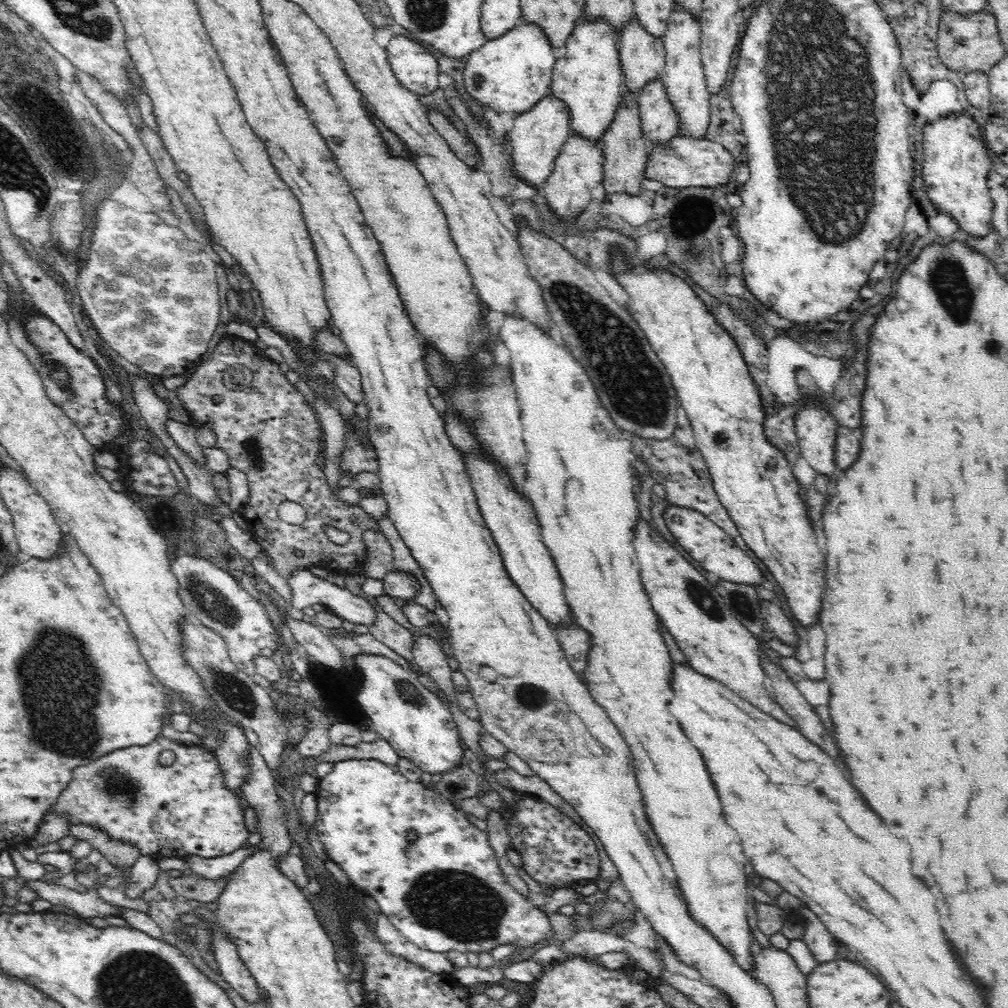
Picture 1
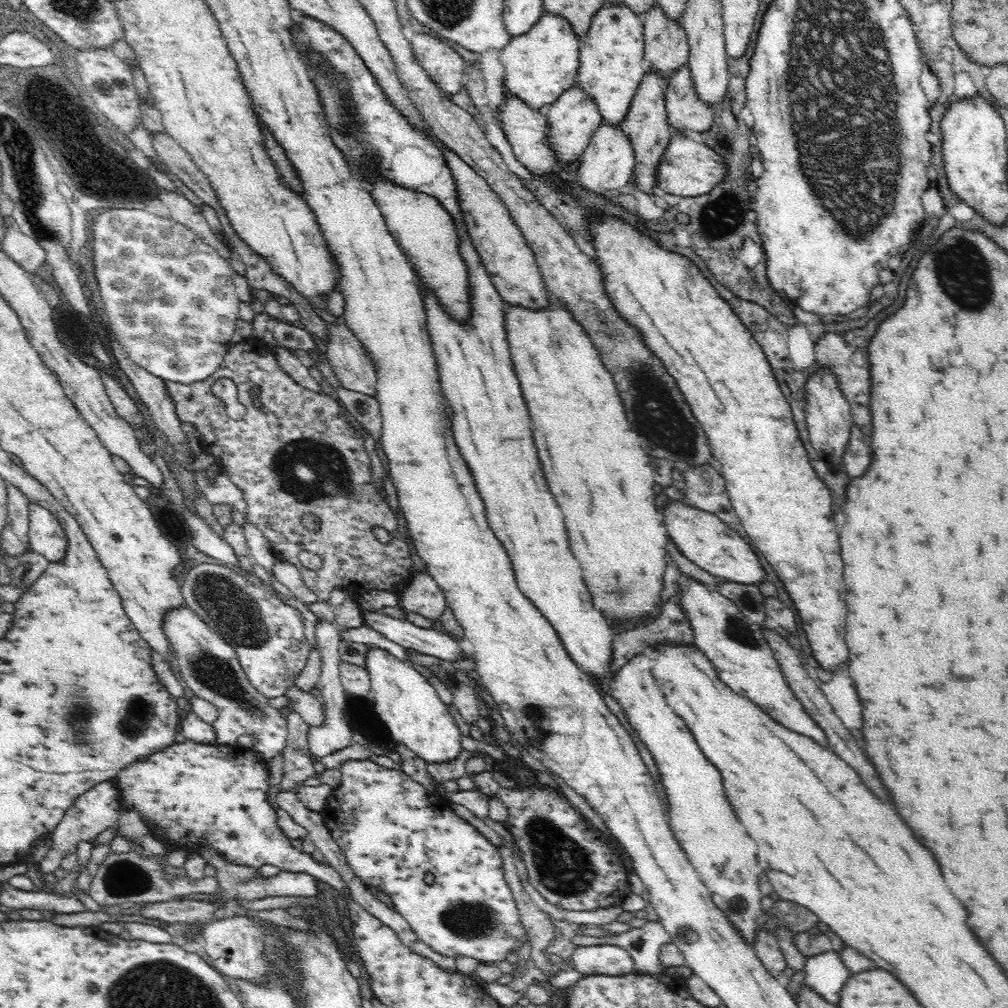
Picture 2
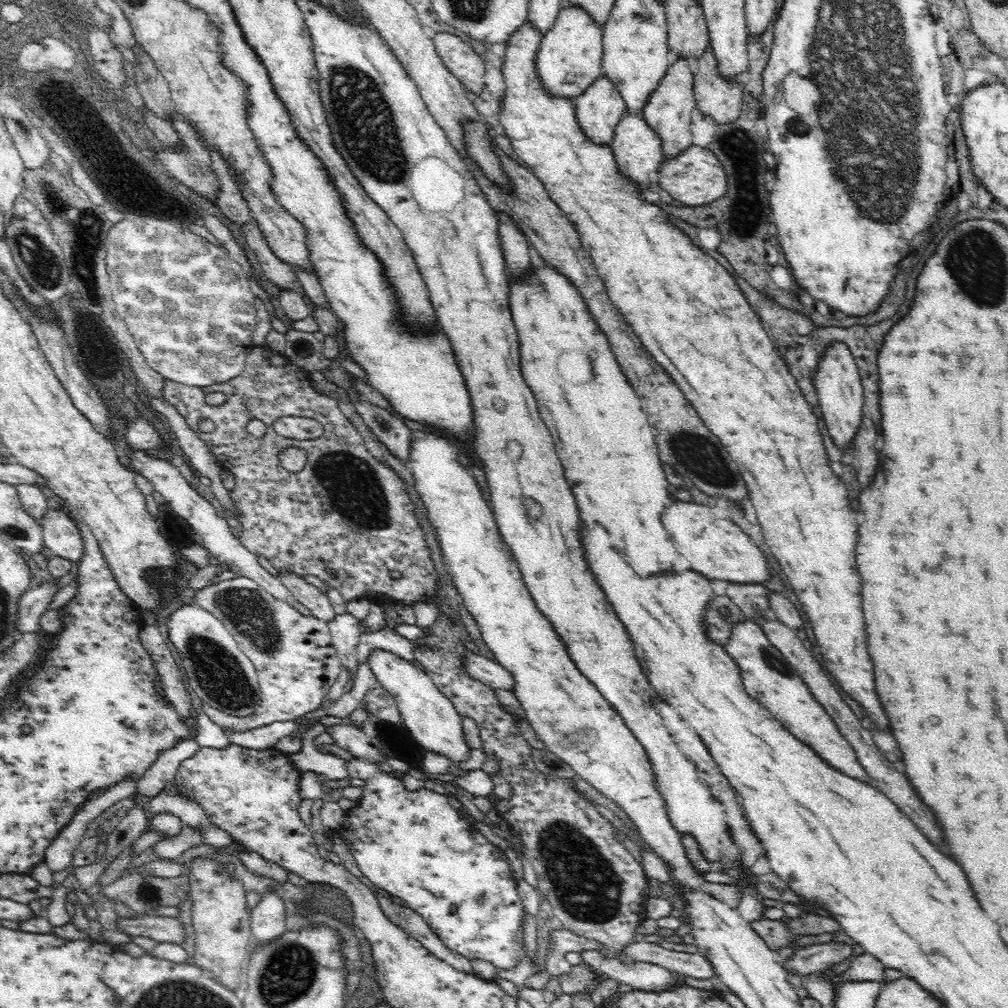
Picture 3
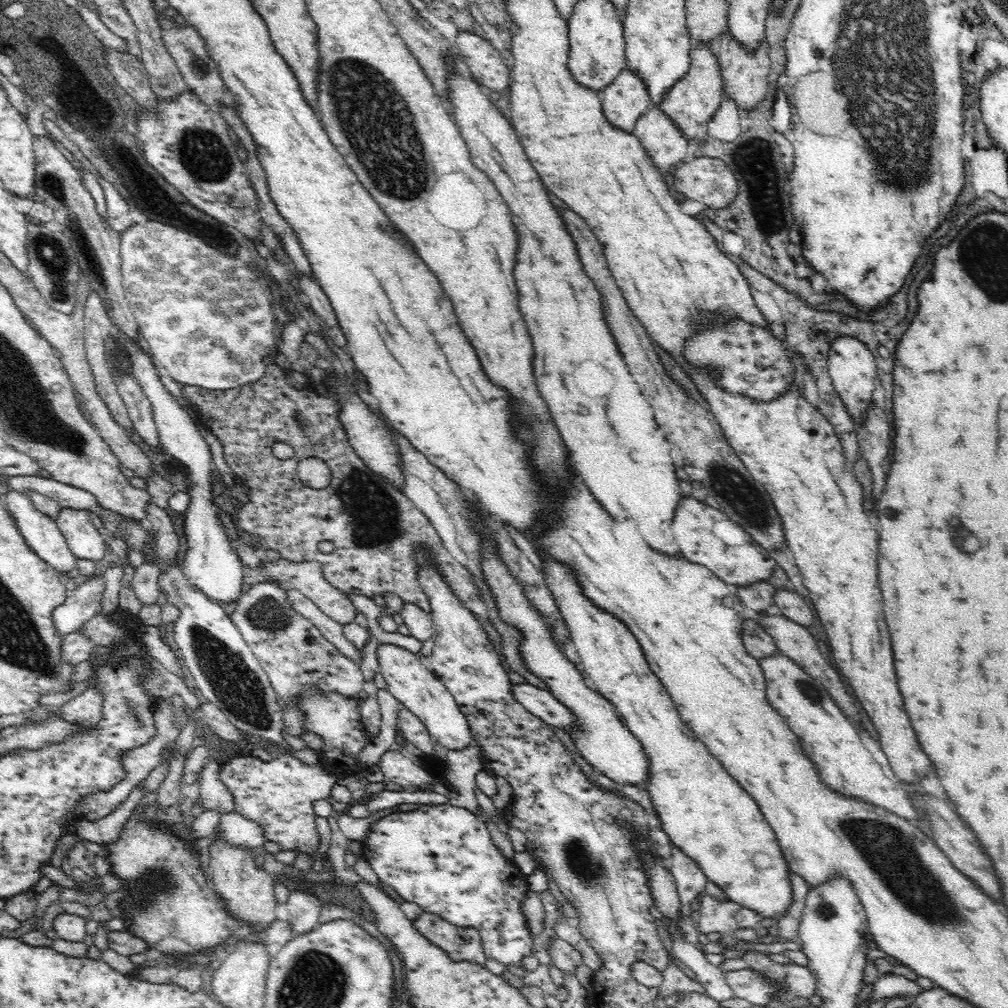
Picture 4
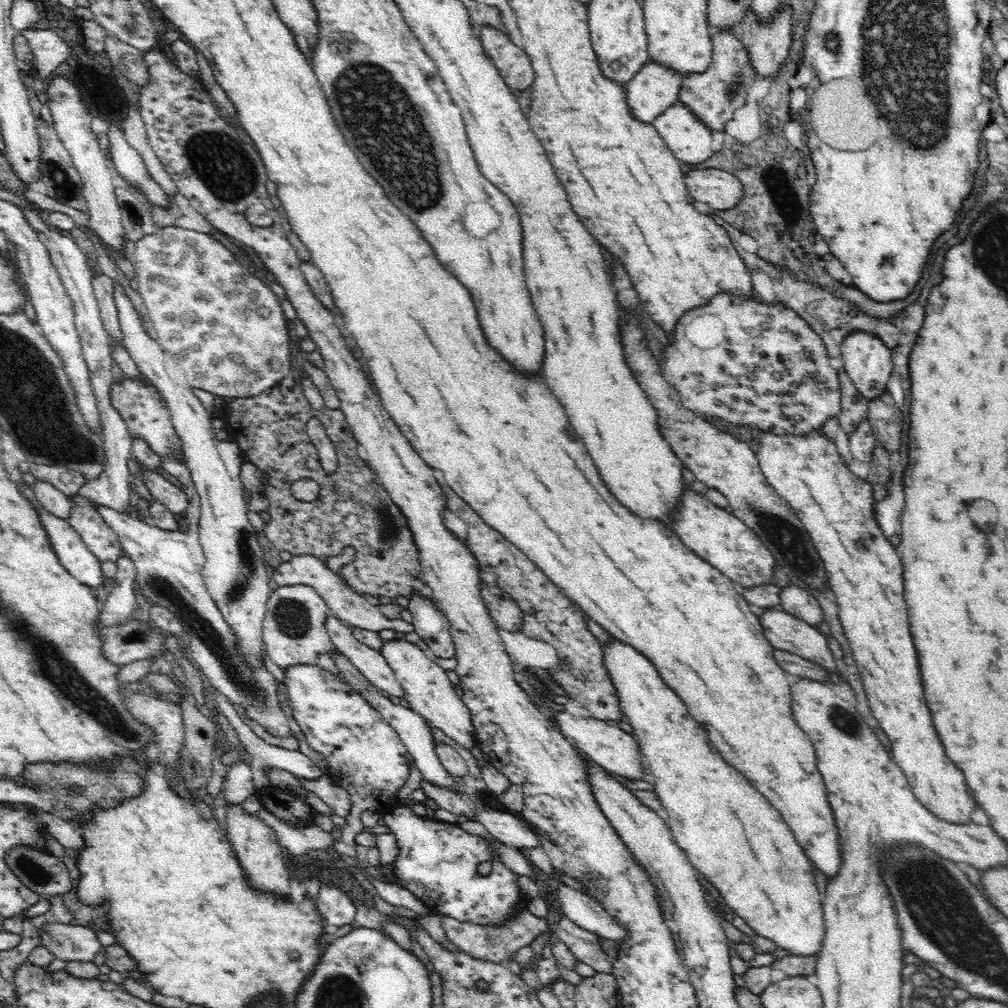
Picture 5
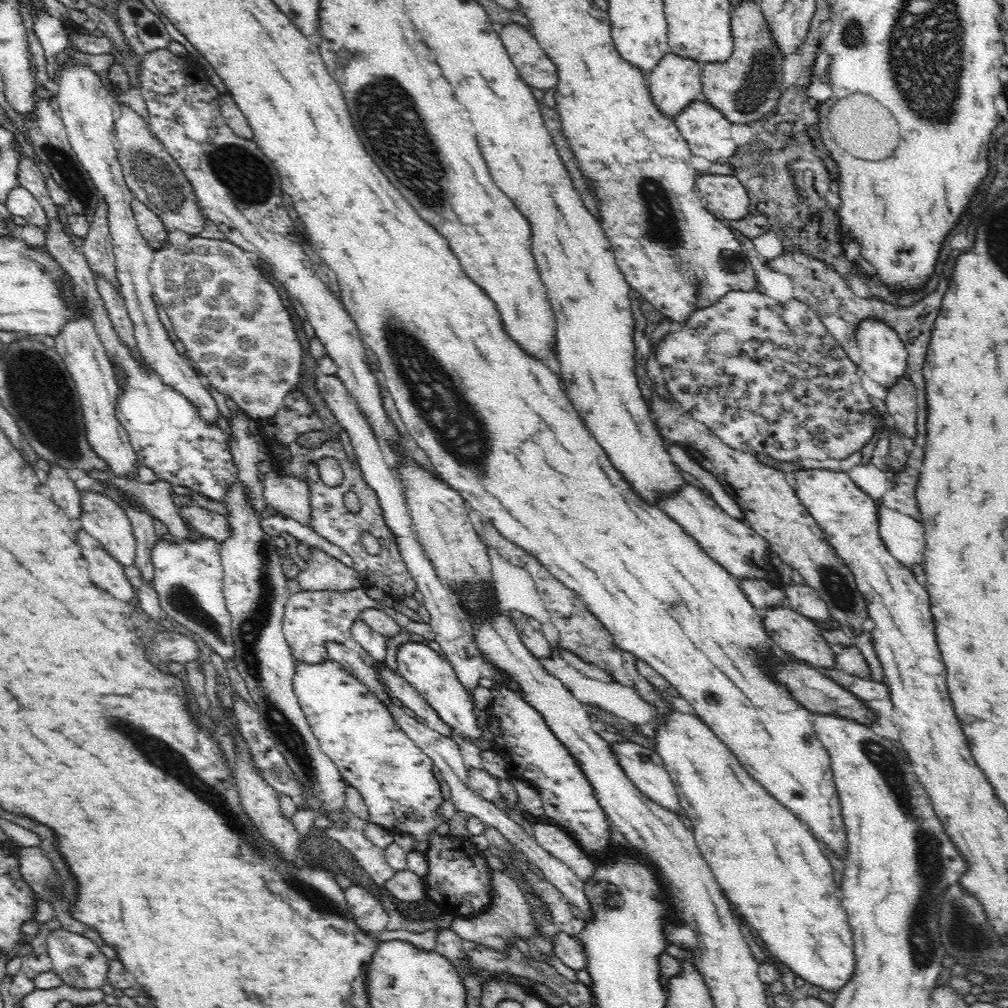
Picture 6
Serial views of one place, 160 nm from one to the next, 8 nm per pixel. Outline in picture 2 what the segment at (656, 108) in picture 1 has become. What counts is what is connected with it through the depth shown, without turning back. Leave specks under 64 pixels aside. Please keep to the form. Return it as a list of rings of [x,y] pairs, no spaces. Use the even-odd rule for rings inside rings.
[[[689,63],[669,75],[665,92],[665,110],[676,134],[686,128],[704,132],[716,124],[714,104],[704,102],[696,92]]]

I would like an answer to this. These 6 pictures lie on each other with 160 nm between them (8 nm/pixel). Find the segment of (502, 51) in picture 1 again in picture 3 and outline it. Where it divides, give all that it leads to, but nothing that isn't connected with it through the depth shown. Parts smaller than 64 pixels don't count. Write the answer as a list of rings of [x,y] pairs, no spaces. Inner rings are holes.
[[[566,5],[560,9],[553,25],[545,31],[537,54],[537,71],[543,86],[555,96],[575,98],[596,79],[604,76],[600,62],[603,59],[603,27],[587,10]]]

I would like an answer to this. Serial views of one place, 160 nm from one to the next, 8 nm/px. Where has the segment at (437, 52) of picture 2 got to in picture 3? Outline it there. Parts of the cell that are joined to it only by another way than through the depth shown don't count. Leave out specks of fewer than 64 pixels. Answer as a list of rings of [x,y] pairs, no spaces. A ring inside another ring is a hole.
[[[439,32],[433,36],[432,44],[435,45],[440,61],[464,88],[477,95],[486,89],[484,76],[488,64],[464,39],[451,33]]]

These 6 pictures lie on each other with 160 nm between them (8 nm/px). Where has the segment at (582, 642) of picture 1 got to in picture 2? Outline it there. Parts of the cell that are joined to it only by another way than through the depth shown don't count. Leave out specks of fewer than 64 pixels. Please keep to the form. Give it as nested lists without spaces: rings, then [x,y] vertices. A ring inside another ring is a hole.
[[[668,562],[668,572],[664,576],[664,592],[662,592],[661,612],[657,617],[648,620],[648,624],[640,626],[635,630],[620,635],[615,634],[613,640],[613,650],[615,650],[615,666],[623,667],[627,665],[636,655],[640,654],[646,647],[655,647],[660,644],[690,644],[694,645],[695,632],[691,625],[690,619],[680,606],[680,596],[666,598],[670,594],[676,594],[676,584],[682,580],[682,574],[678,568],[674,568],[676,563]]]

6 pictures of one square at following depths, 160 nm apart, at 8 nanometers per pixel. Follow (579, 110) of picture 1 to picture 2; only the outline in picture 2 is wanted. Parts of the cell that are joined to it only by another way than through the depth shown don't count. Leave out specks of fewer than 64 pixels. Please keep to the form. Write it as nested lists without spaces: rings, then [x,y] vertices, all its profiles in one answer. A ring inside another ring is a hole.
[[[608,1],[592,17],[591,25],[579,44],[579,71],[576,74],[576,87],[584,89],[596,101],[605,124],[618,125],[625,119],[637,88],[642,79],[648,76],[644,74],[644,66],[640,66],[640,19],[643,21],[642,13],[633,12],[625,4]]]

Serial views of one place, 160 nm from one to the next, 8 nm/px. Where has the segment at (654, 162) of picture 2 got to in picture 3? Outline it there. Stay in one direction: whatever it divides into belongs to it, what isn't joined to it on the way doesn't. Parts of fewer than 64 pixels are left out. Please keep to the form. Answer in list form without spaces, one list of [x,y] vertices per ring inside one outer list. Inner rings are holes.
[[[674,58],[674,62],[668,67],[663,79],[656,86],[655,91],[649,96],[648,104],[644,106],[642,112],[648,127],[659,134],[660,141],[663,141],[663,152],[669,156],[678,156],[692,142],[692,116],[696,112],[695,84],[693,84],[693,74],[687,58]]]

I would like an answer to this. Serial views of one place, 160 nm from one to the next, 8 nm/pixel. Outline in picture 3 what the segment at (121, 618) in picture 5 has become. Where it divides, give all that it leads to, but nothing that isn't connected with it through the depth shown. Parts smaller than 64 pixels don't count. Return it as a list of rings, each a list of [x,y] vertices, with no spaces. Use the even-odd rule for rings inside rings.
[[[43,583],[38,588],[31,588],[28,594],[22,597],[20,602],[20,616],[18,616],[18,628],[22,632],[38,632],[40,630],[40,616],[50,607],[51,596],[55,593],[59,583]]]

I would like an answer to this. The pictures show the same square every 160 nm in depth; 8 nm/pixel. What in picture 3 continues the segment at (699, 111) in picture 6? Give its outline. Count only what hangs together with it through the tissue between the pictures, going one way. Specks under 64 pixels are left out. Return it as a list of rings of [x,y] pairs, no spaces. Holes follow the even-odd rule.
[[[640,112],[628,113],[620,120],[620,124],[614,129],[614,136],[610,143],[615,154],[615,159],[619,164],[619,170],[625,176],[637,182],[639,188],[643,190],[652,188],[650,173],[659,172],[660,167],[666,160],[672,158],[672,156],[663,152],[663,146],[661,146],[663,141],[660,141],[659,134],[648,127],[643,113]]]

